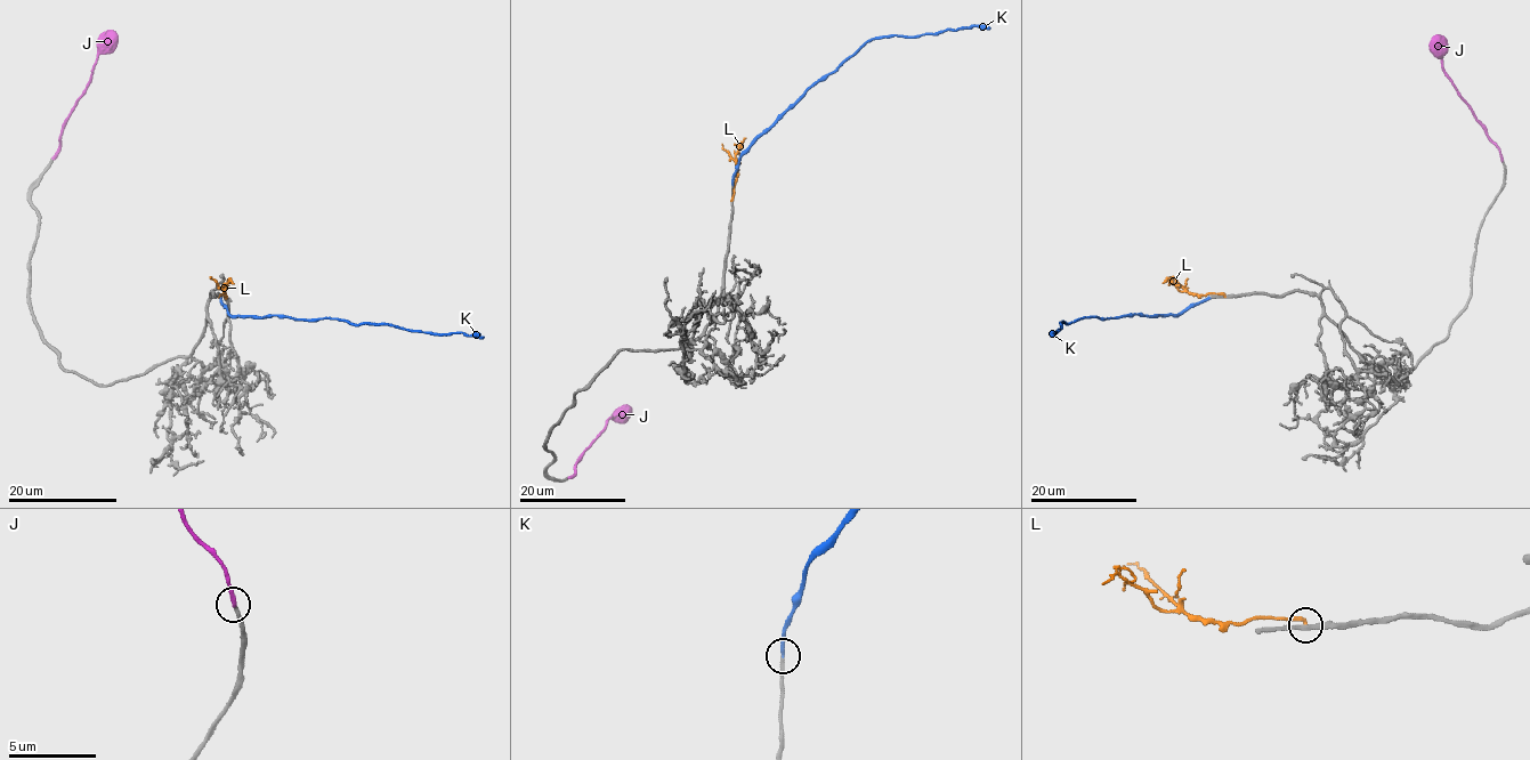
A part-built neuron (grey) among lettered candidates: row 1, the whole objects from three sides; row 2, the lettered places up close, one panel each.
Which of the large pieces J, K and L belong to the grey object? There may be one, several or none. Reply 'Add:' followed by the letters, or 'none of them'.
Add: J, K

